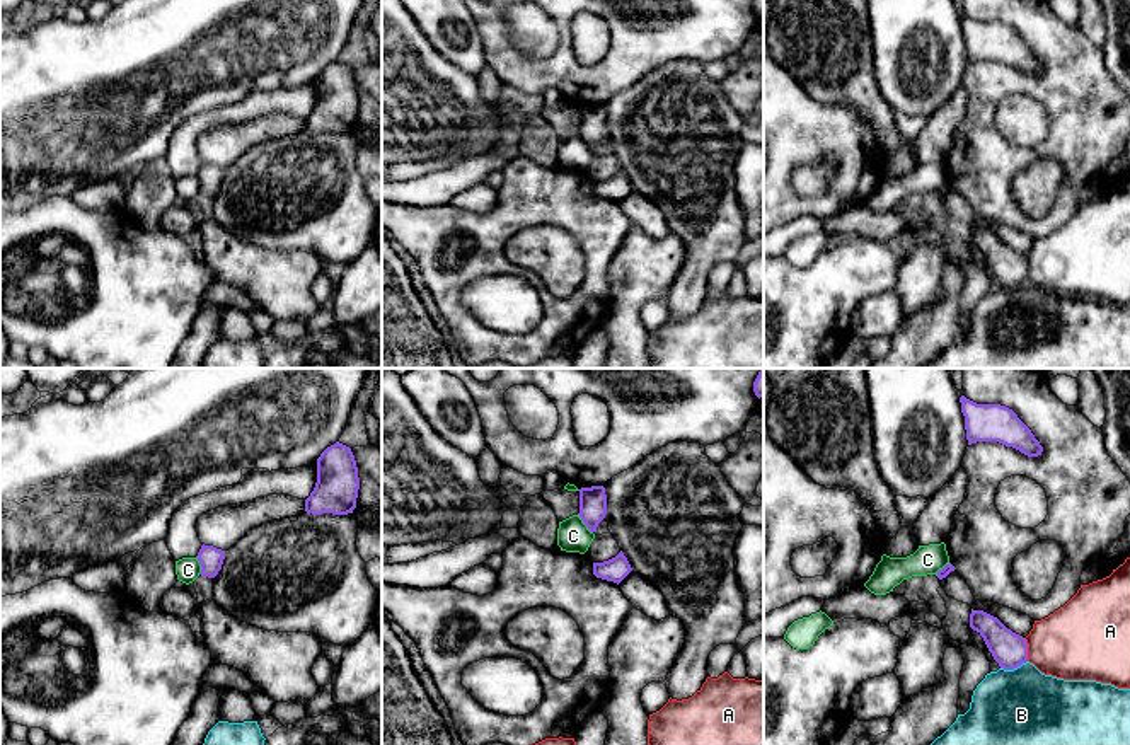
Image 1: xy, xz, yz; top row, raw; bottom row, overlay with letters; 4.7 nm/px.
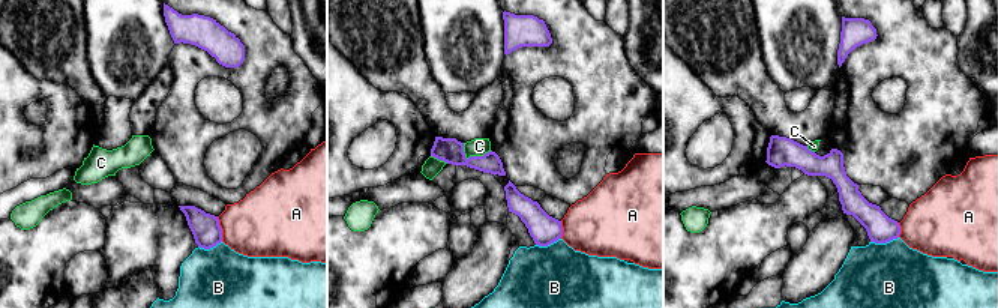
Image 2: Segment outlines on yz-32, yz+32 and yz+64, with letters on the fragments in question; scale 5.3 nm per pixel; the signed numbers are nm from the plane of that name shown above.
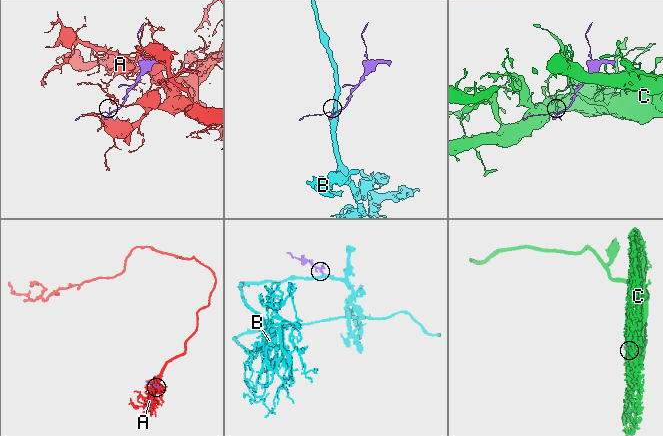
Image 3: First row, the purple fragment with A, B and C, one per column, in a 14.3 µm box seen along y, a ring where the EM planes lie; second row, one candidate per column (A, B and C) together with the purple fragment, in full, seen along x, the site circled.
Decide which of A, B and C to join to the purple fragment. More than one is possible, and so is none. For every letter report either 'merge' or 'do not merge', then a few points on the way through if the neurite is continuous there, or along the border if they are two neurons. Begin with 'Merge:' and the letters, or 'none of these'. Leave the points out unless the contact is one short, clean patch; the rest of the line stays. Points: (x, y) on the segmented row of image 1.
Merge: none of these
A: do not merge
B: do not merge; border yz (1026, 660), (1013, 669), (1001, 669)
C: do not merge; border xz (578, 513), (592, 532)

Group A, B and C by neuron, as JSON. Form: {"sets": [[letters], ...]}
{"sets": [["A"], ["B"], ["C"]]}

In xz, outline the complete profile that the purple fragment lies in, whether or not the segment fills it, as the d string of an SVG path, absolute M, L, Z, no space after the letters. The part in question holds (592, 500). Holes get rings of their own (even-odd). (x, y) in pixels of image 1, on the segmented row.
M603 486L581 488L579 491L579 518L590 532L597 532L598 523L607 515L607 494Z

